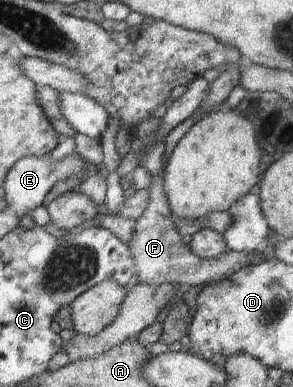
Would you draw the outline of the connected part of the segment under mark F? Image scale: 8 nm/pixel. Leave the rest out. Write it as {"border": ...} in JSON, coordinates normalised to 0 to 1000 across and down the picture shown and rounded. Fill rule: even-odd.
{"border":[[[556,411],[556,447],[543,457],[522,457],[522,473],[509,483],[509,530],[495,540],[495,550],[461,576],[454,587],[454,618],[430,633],[461,674],[464,724],[471,731],[502,736],[549,736],[549,731],[597,731],[597,736],[679,742],[679,736],[706,736],[724,731],[734,716],[768,716],[816,695],[877,680],[877,674],[918,674],[918,664],[891,664],[881,649],[857,654],[829,654],[829,649],[768,649],[761,659],[741,669],[686,669],[672,664],[645,636],[618,623],[618,607],[597,592],[597,576],[584,566],[580,530],[560,491],[560,442],[570,421]]]}

